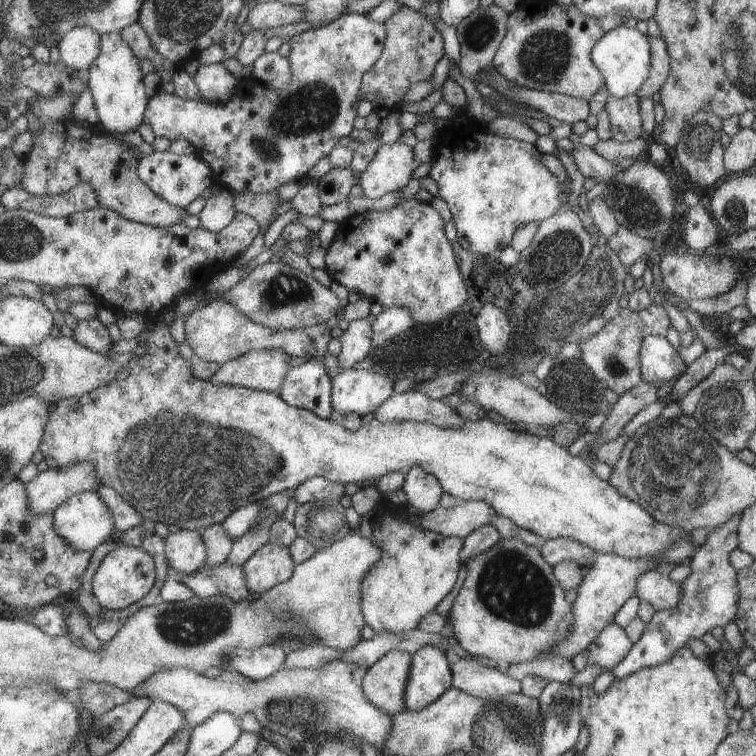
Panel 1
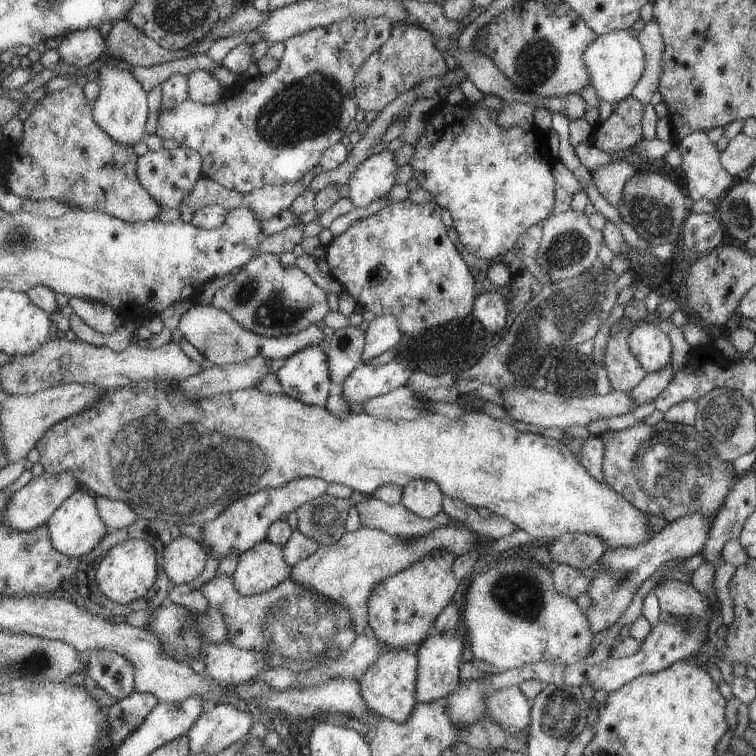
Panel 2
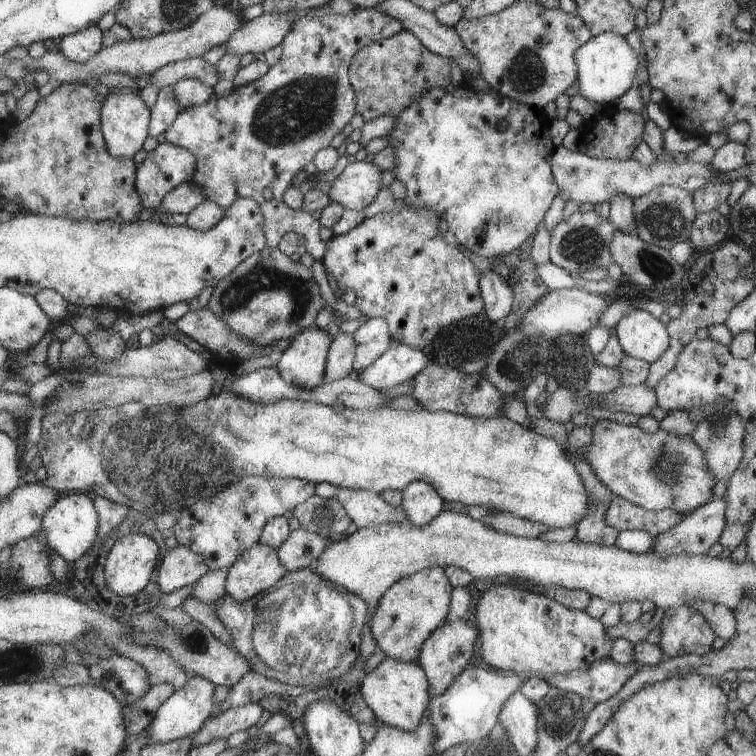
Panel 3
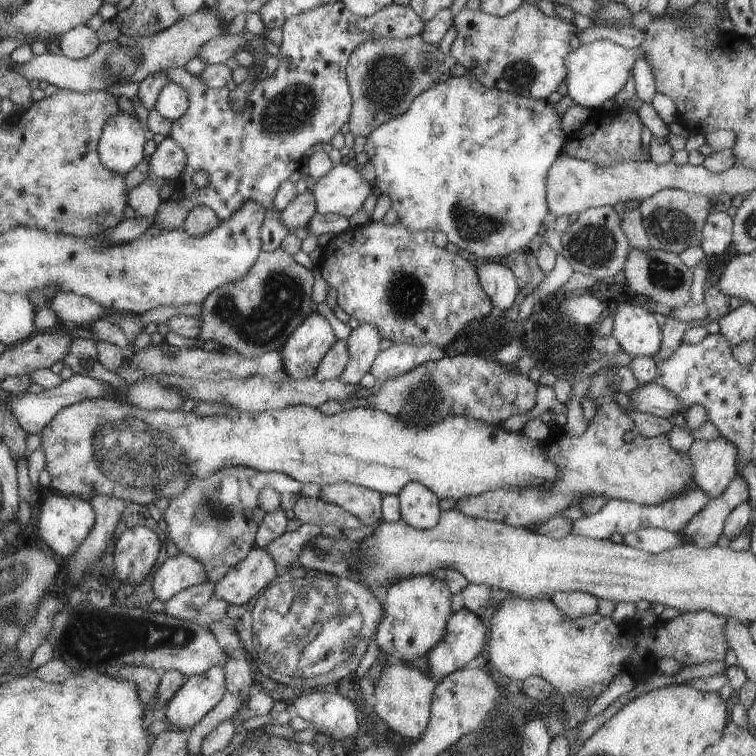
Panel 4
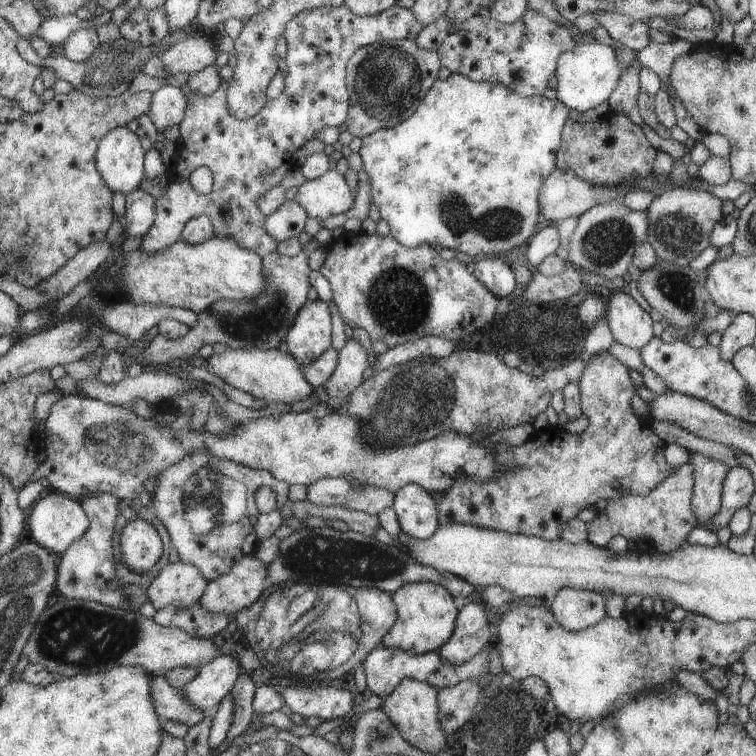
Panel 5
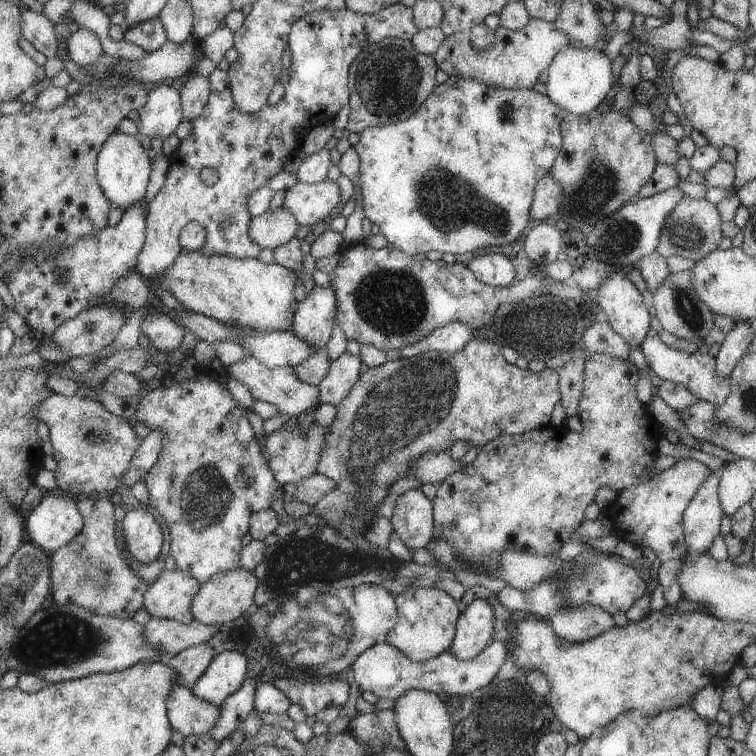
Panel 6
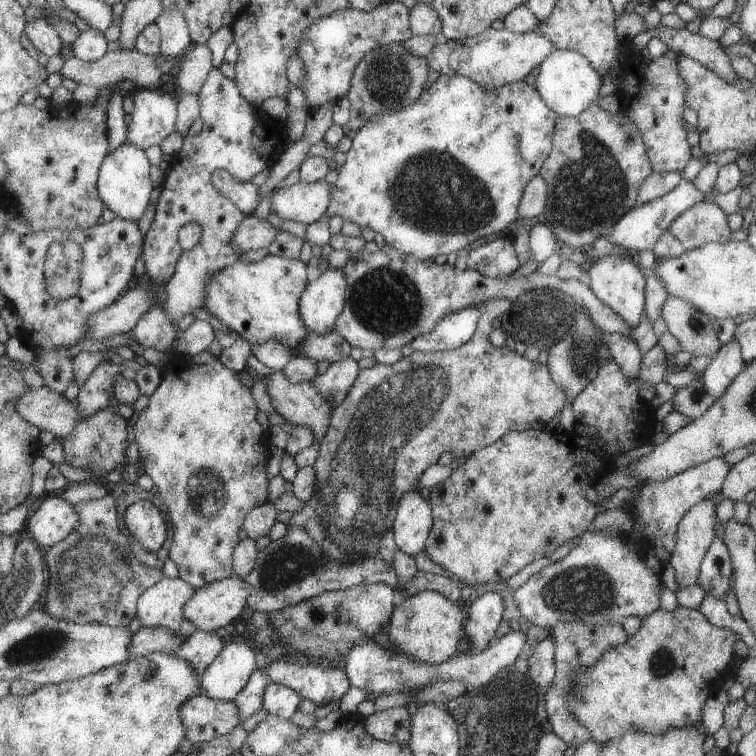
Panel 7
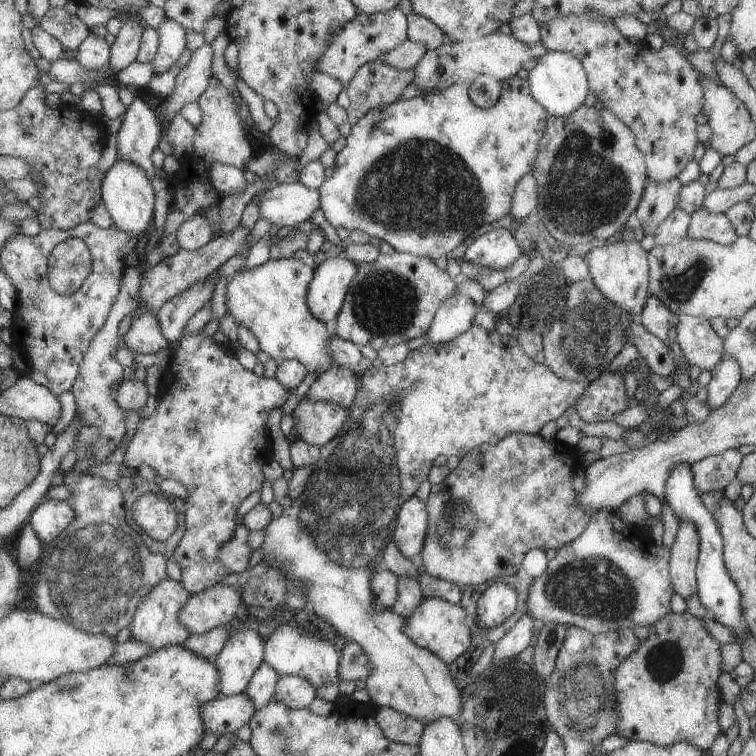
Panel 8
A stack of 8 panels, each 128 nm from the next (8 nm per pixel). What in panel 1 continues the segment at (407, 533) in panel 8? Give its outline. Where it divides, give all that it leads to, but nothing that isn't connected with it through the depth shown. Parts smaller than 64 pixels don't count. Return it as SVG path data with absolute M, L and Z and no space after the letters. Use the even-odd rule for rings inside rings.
M411 466L404 474L402 491L406 504L416 512L428 513L433 510L442 496L441 483L434 475L427 474L421 466Z

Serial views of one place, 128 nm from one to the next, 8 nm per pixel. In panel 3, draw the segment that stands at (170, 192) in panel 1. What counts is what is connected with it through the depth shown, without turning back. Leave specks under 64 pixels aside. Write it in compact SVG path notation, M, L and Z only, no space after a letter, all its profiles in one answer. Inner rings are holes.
M167 142L157 144L153 150L147 152L139 164L138 177L135 178L143 208L157 208L167 192L171 192L181 182L191 181L193 172L195 172L195 158L191 152Z

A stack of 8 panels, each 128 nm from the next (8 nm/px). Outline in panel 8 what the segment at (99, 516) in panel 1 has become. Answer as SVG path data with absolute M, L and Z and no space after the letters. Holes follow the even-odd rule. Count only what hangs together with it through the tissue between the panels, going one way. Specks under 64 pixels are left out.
M42 500L31 512L29 524L35 535L46 545L63 532L74 521L75 510L66 501Z

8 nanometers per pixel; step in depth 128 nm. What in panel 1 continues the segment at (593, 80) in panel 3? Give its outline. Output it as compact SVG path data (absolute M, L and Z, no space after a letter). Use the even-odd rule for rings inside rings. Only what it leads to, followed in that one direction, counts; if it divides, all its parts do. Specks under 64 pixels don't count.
M623 25L608 30L607 38L603 38L599 46L595 46L590 56L594 66L598 67L604 76L604 86L608 94L615 98L635 95L639 86L645 82L651 64L649 40L637 28L627 28Z

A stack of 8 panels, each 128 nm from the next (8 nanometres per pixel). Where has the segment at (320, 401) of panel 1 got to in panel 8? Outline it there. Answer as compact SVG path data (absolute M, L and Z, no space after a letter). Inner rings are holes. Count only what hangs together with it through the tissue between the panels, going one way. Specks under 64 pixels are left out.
M344 251L317 265L306 297L311 314L323 323L337 318L356 273L357 263L353 264Z

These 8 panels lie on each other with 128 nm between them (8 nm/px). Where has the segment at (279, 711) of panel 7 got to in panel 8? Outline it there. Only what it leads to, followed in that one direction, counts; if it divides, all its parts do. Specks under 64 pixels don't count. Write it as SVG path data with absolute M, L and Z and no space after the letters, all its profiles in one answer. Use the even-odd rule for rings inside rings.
M301 675L279 676L274 693L274 700L280 701L289 709L309 707L315 698L316 689L306 677Z

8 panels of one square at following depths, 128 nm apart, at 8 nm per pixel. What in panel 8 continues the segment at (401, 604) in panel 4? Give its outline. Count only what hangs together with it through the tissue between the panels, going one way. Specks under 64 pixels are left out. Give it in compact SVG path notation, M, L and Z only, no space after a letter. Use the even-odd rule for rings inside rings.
M425 597L422 602L412 611L411 616L406 619L404 631L406 636L421 649L427 650L443 663L450 665L453 660L467 650L471 634L469 626L465 622L466 611L458 605L451 605L436 597Z

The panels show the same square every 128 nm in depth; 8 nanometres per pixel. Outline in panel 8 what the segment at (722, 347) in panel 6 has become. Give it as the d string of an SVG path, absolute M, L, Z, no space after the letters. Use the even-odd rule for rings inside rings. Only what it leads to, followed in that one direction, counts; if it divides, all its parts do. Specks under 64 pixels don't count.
M723 357L711 373L711 380L705 386L706 402L710 412L719 409L741 382L738 365L730 357Z

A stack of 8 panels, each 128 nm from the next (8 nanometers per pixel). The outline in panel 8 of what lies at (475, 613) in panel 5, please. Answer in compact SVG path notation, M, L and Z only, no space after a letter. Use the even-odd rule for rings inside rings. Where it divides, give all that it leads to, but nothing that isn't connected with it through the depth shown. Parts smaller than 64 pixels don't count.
M494 581L479 596L476 605L476 623L484 629L493 629L514 614L517 603L517 592L513 588Z

